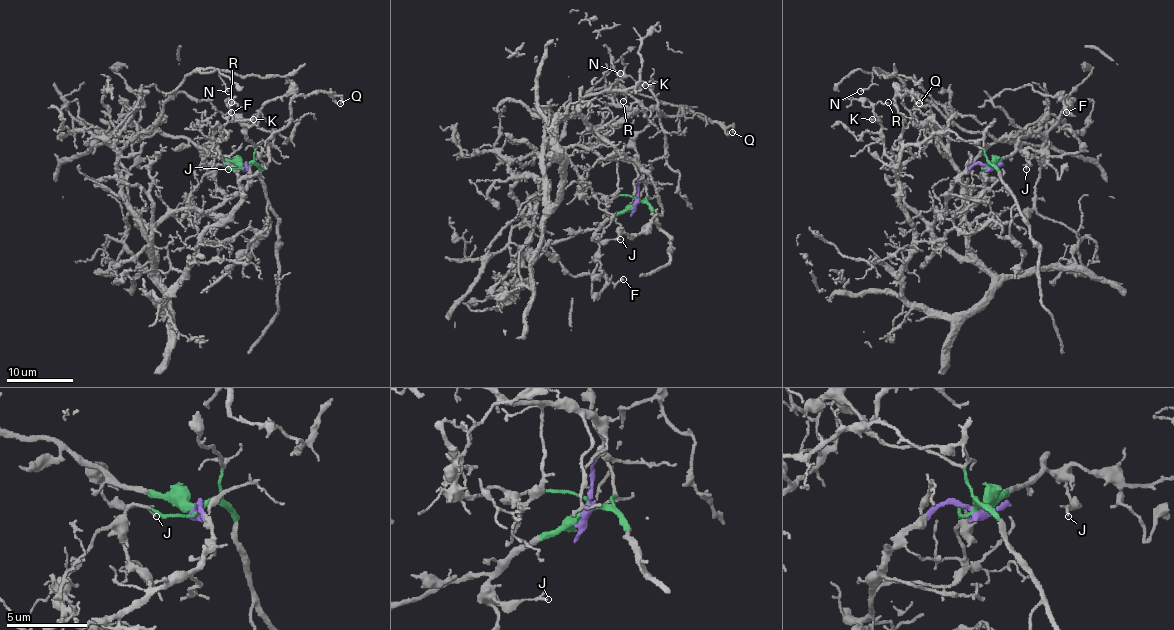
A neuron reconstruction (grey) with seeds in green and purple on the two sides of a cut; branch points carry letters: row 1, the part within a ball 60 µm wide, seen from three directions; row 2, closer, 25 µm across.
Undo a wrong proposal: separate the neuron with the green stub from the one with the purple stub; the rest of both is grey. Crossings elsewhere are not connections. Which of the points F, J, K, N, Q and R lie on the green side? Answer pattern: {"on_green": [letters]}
{"on_green": ["F", "J", "N"]}

